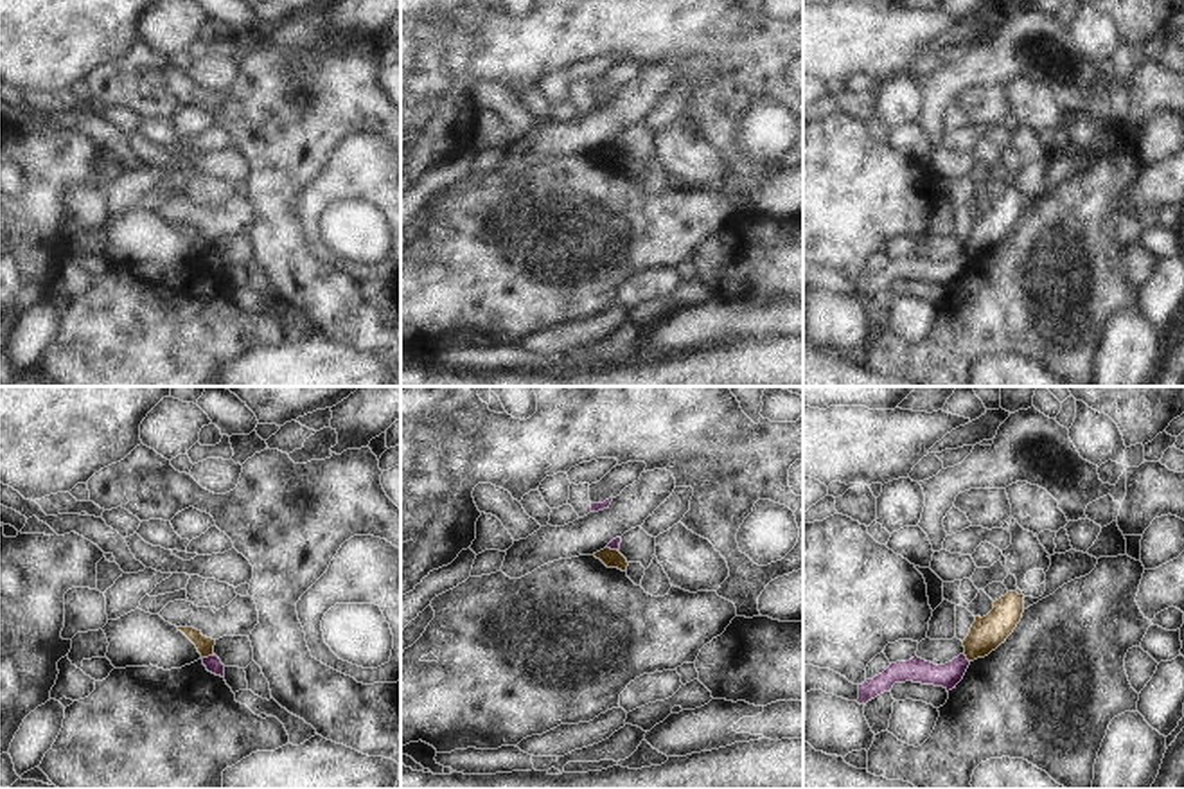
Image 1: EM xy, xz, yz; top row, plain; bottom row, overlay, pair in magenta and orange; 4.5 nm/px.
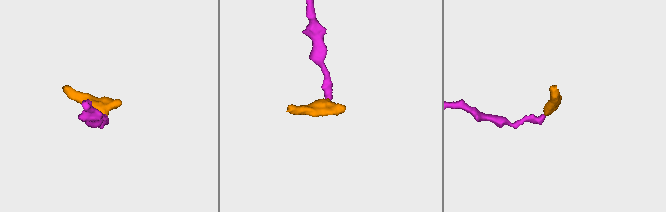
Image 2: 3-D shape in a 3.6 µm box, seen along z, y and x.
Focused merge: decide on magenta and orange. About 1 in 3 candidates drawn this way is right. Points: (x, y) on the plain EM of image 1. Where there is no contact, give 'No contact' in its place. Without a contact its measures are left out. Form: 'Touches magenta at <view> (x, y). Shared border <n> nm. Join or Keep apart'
Touches magenta at xy (209, 254). Shared border 60 nm. Keep apart

